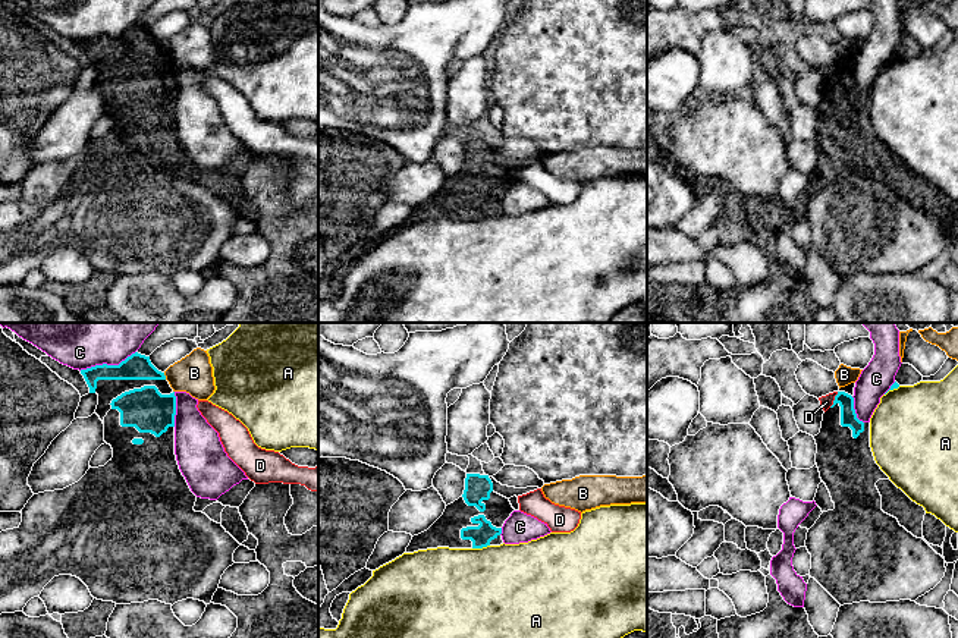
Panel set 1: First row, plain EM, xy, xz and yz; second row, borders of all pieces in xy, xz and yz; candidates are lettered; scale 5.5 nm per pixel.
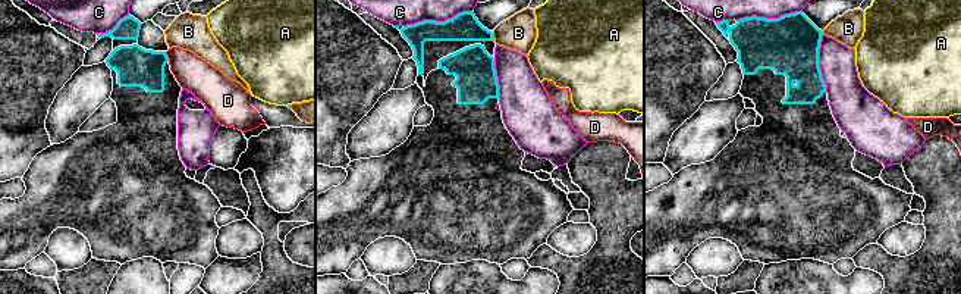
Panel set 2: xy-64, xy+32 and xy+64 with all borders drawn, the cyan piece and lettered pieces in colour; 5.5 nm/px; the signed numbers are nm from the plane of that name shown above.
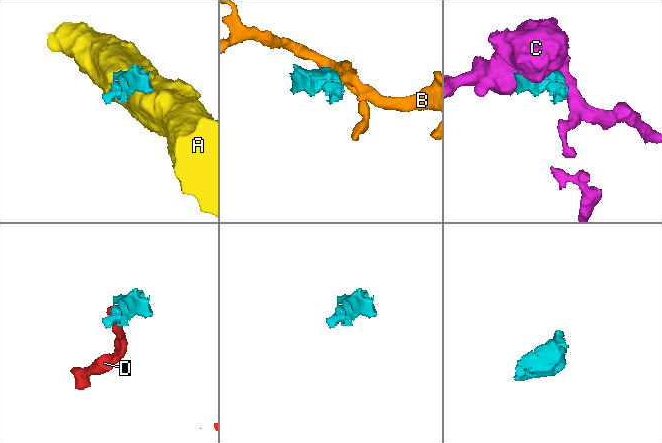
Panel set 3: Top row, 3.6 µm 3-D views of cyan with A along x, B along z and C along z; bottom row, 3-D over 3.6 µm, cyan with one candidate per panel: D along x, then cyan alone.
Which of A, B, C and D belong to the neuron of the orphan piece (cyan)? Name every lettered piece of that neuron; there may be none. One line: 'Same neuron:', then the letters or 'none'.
Same neuron: none

